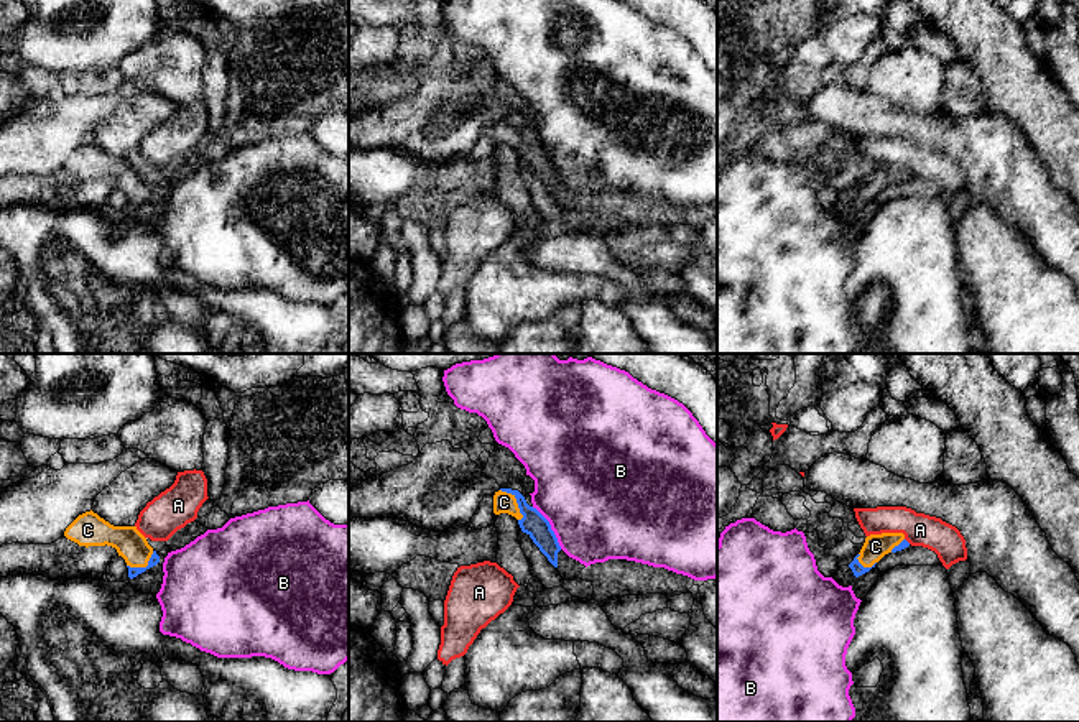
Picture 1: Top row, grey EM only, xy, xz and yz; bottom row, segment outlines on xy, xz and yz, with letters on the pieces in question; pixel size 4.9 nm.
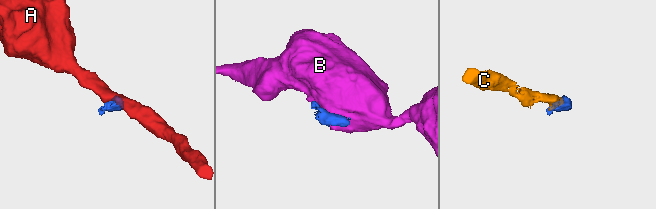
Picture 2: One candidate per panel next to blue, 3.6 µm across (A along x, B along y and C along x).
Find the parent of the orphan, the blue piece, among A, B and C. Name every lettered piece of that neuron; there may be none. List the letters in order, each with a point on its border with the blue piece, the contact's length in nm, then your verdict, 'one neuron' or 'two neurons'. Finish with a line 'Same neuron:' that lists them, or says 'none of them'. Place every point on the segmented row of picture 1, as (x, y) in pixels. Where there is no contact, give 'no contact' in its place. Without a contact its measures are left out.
A: meets blue in yz at (907, 541); contact 40 nm long; two neurons
B: meets blue in xz at (550, 527); contact 260 nm long; two neurons
C: meets blue in xz at (517, 502); contact 190 nm long; one neuron
Same neuron: C

